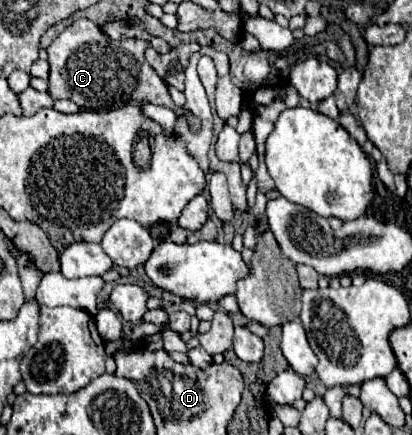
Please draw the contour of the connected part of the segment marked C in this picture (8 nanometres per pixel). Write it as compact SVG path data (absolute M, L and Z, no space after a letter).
M80 18L62 30L48 46L48 94L54 100L68 98L86 110L112 110L112 106L122 106L126 102L154 102L184 116L184 108L172 102L164 80L144 60L146 48L148 42L144 40L114 42L98 28L98 24Z

